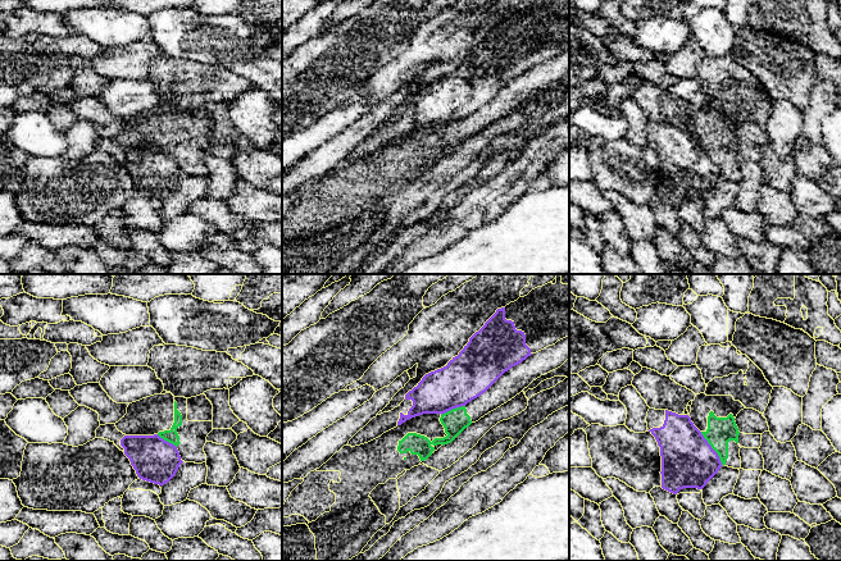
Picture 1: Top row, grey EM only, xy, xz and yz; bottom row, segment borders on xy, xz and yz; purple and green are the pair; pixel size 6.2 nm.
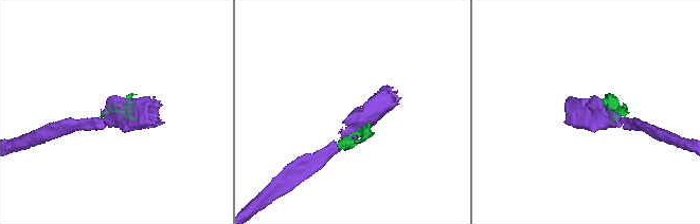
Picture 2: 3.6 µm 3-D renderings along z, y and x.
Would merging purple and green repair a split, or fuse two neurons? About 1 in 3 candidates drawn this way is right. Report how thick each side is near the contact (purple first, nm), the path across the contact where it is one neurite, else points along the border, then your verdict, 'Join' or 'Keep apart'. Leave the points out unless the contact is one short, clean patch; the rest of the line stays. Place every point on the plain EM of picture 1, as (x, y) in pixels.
Thickness 340 nm (purple) against 170 nm. Keep apart

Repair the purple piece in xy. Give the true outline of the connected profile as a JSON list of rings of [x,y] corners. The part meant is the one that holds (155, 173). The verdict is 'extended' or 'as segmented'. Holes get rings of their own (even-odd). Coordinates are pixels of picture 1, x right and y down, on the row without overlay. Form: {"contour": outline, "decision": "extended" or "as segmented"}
{"contour": [[[115,137],[100,138],[96,151],[113,155],[129,172],[140,192],[164,199],[177,186],[181,173],[177,160],[158,147],[126,149]]], "decision": "extended"}

